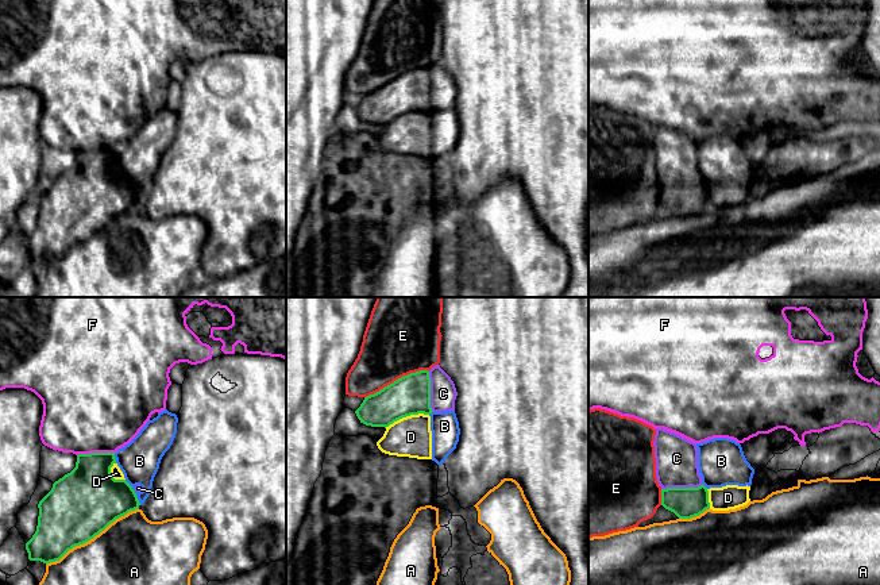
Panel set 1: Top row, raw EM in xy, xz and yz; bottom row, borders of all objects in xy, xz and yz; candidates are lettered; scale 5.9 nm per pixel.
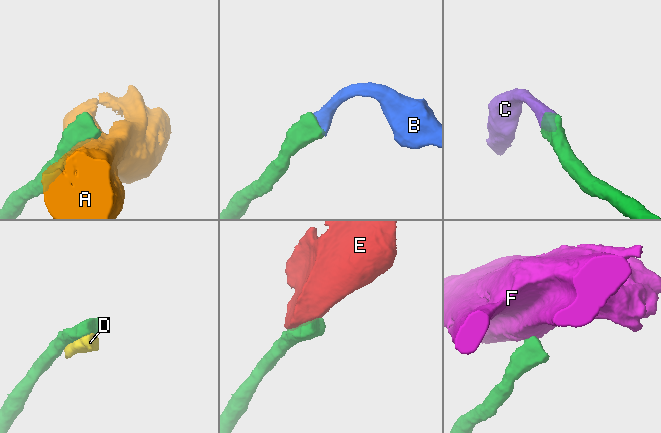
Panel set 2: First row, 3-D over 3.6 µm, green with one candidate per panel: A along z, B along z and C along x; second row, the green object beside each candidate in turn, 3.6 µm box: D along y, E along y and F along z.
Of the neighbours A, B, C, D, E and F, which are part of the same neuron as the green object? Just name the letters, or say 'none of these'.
C

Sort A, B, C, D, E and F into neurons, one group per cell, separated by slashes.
A / B D / C / E / F

